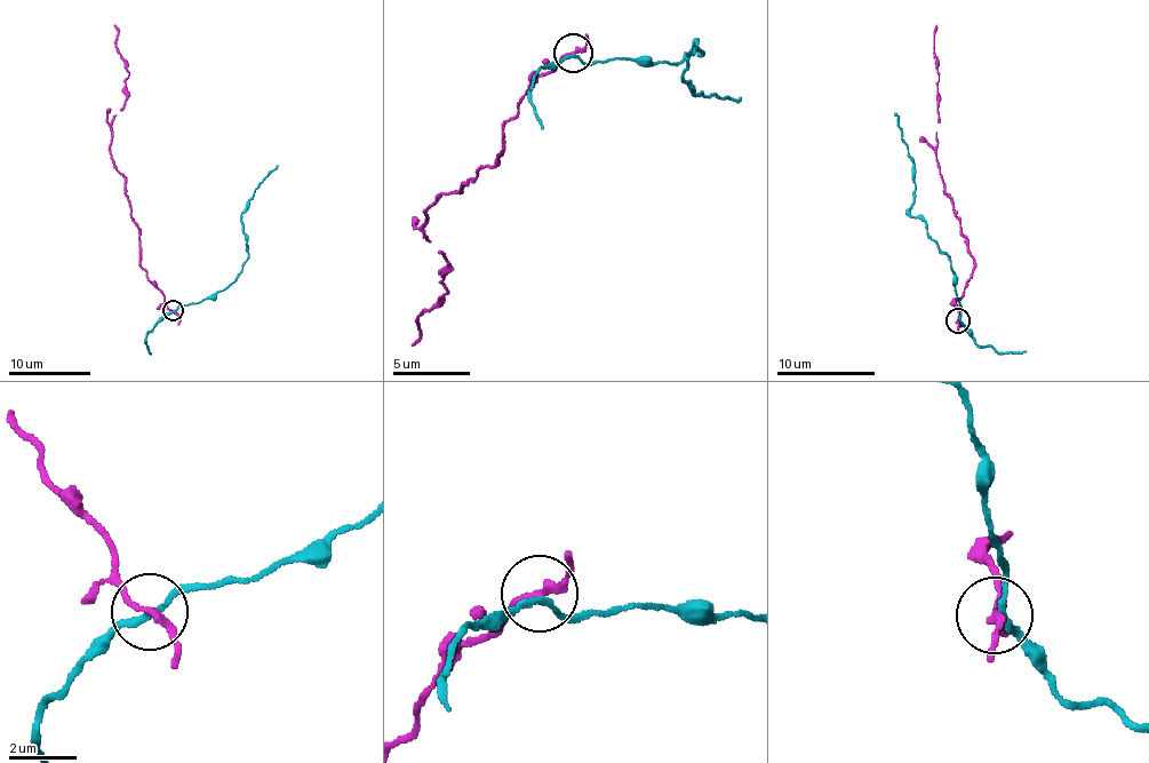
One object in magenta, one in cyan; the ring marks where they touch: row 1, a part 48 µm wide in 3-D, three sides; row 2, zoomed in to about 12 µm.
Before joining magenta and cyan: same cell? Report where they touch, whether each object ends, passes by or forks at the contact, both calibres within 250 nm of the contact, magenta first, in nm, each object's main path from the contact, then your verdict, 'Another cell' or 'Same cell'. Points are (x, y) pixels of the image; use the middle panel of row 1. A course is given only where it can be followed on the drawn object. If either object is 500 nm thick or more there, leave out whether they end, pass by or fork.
Place: (573, 53). At the ring magenta passes by. At the ring cyan passes by. Thickness 190 nm (magenta) against 170 nm. Course of magenta: (574, 52), (523, 97), (497, 167), (429, 207), (423, 237), (446, 260), (446, 288), (411, 346). Course of cyan: (574, 55), (588, 63), (673, 63), (701, 55), (695, 42), (683, 82), (692, 97), (741, 97). Another cell

